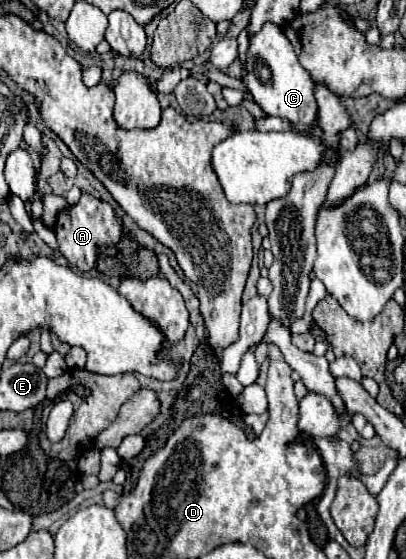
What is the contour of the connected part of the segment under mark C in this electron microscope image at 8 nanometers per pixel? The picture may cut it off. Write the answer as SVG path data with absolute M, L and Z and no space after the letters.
M263 26L255 38L251 38L247 50L247 90L253 100L261 106L267 116L279 116L287 120L295 132L313 134L313 126L317 124L317 100L315 100L315 84L311 74L299 64L297 54L289 40L283 36L279 26Z

